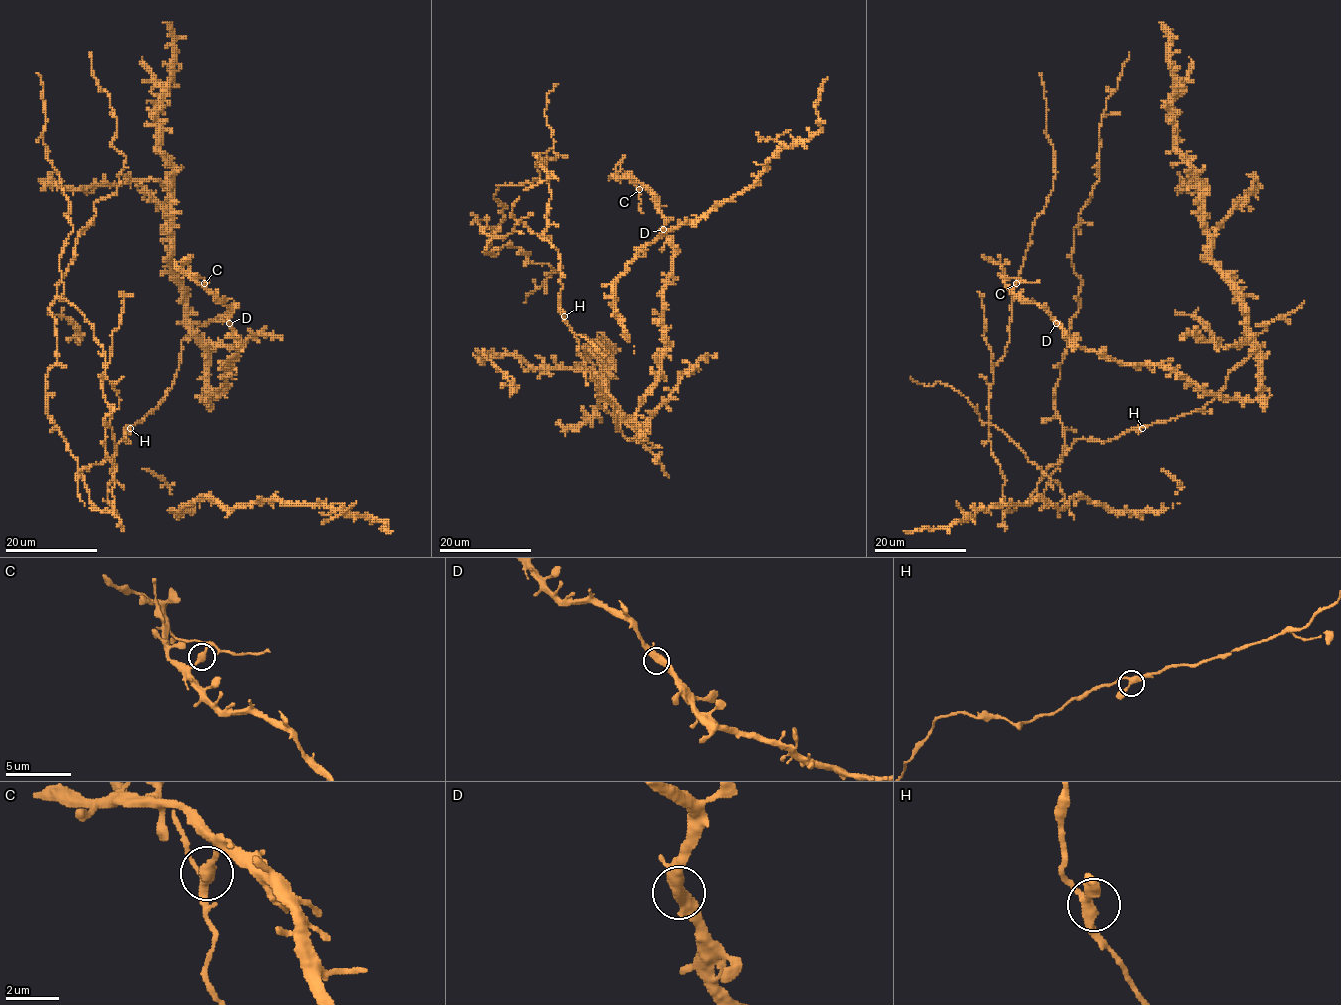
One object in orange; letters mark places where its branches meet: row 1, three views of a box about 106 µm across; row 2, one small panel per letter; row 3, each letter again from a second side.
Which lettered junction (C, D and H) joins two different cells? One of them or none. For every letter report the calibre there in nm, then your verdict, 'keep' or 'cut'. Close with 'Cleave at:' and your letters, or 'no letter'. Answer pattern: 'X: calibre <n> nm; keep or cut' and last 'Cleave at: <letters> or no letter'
C: calibre 320 nm; cut
D: calibre 360 nm; keep
H: calibre 320 nm; keep
Cleave at: C

